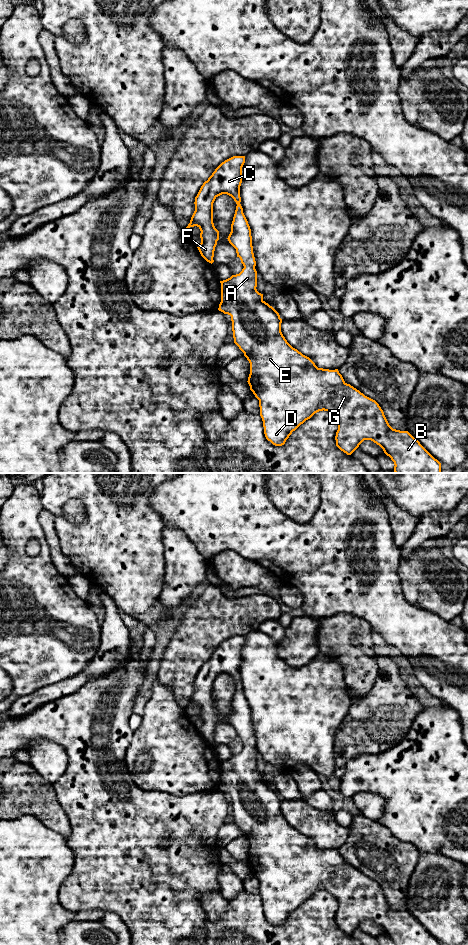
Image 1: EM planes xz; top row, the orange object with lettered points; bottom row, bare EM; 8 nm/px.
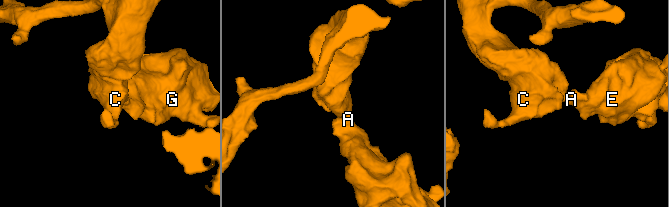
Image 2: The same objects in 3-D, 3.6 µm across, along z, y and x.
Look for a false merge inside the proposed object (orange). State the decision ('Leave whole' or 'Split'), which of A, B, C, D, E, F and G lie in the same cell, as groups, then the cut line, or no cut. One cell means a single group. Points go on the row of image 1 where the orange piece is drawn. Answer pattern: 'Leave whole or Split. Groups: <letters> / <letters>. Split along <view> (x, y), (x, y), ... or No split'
Leave whole. Groups: A B C D E F G. No split

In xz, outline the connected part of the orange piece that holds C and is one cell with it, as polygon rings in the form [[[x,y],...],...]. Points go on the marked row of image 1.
[[[233,156],[222,162],[201,186],[195,197],[195,211],[191,217],[187,228],[197,226],[201,233],[201,243],[197,247],[201,256],[209,263],[213,263],[214,251],[219,240],[219,231],[213,223],[213,203],[215,199],[227,194],[236,202],[236,210],[231,224],[231,232],[228,236],[229,243],[236,249],[237,257],[240,258],[244,268],[239,274],[232,275],[230,278],[220,281],[221,283],[221,302],[218,310],[231,316],[234,343],[244,353],[250,363],[250,374],[248,384],[250,390],[259,400],[260,416],[263,421],[264,434],[268,441],[275,446],[282,446],[286,440],[301,424],[310,419],[319,411],[328,411],[338,421],[338,430],[335,440],[336,446],[351,455],[364,440],[371,440],[379,445],[384,453],[394,462],[395,473],[441,473],[441,463],[435,459],[408,431],[393,429],[379,404],[365,396],[359,390],[347,384],[338,369],[329,370],[318,368],[315,363],[297,349],[293,348],[285,339],[281,332],[282,319],[279,313],[263,300],[263,294],[259,293],[257,287],[256,261],[253,253],[251,229],[243,213],[240,204],[240,186],[242,183],[242,167],[245,163],[245,156]]]

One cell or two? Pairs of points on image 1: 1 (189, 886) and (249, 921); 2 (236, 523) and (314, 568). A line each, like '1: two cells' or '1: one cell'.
1: two cells
2: one cell

